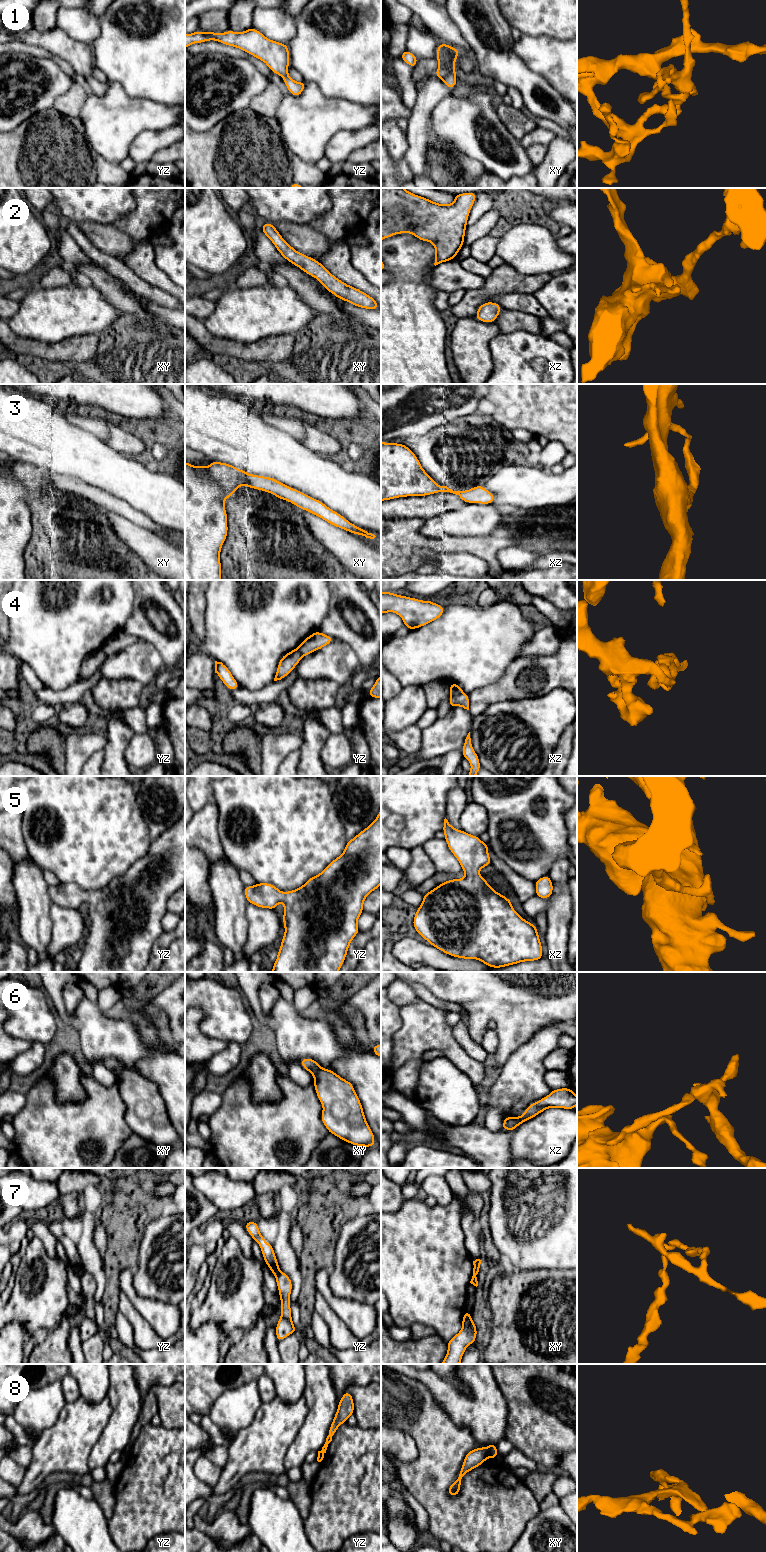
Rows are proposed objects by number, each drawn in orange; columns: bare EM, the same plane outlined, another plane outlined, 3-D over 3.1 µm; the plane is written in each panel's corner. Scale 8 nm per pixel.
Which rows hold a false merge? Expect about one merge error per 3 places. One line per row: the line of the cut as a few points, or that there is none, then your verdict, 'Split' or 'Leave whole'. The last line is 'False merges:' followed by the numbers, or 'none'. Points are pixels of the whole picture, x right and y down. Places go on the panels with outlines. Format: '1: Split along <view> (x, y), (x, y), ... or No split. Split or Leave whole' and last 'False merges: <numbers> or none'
1: Split along xy (454, 71), (451, 71), (442, 79). Split
2: No split. Leave whole
3: No split. Leave whole
4: Split along xz (462, 692), (450, 695). Split
5: No split. Leave whole
6: Split along xz (512, 1117), (517, 1125). Split
7: Split along yz (281, 1272), (276, 1276). Split
8: Split along xy (485, 1448), (488, 1456). Split
False merges: 1, 4, 6, 7, 8

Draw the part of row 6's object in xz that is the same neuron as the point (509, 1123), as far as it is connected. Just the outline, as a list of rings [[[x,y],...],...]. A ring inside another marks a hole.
[[[507,1116],[504,1120],[503,1120],[503,1124],[502,1124],[502,1129],[503,1130],[510,1130],[510,1131],[514,1131],[517,1128],[517,1124],[515,1122],[515,1120],[513,1119],[513,1117]]]

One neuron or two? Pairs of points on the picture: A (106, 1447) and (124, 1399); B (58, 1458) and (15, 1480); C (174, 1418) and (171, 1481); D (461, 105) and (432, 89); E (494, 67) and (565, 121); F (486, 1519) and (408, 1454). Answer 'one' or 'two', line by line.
A: one
B: two
C: two
D: two
E: one
F: two

